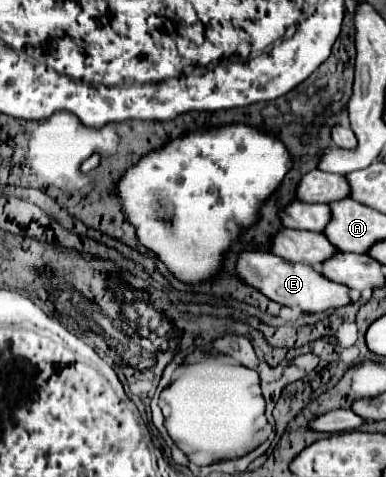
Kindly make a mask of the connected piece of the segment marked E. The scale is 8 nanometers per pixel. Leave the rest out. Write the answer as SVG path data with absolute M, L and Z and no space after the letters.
M242 252L236 264L236 272L262 294L272 298L282 306L298 306L304 312L326 312L330 308L342 308L350 304L350 288L344 284L336 284L312 266L306 264L292 264L280 256L268 252Z

